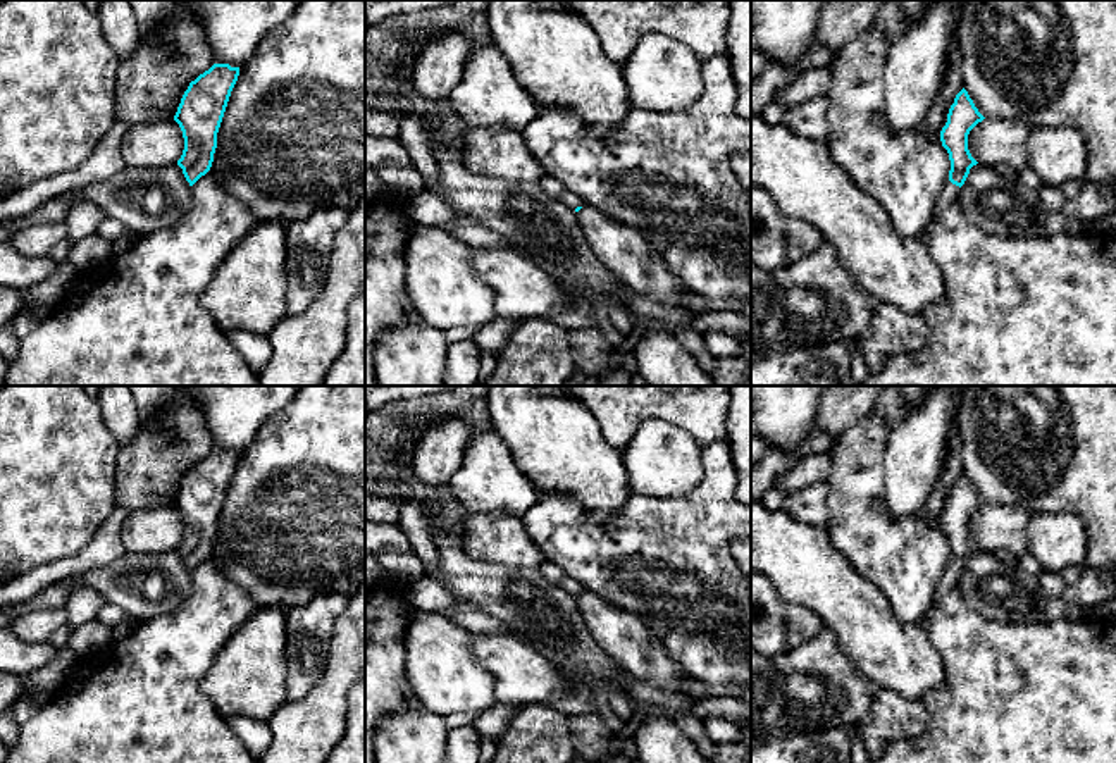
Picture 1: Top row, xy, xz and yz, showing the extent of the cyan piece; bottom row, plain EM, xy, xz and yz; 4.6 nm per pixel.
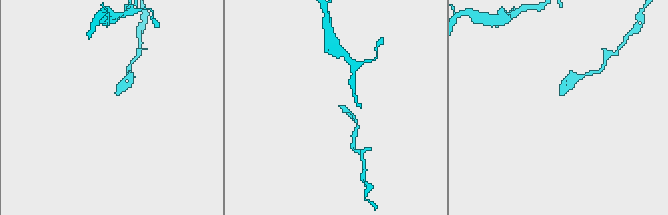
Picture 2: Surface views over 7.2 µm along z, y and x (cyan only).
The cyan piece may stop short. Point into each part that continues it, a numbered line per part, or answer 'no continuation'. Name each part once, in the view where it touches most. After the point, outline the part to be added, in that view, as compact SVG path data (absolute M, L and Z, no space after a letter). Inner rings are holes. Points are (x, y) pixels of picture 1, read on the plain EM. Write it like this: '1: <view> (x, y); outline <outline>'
1: yz (949, 579); outline M949 565L946 567L944 574L942 574L942 579L939 582L939 586L935 587L933 591L933 601L932 601L932 610L935 608L935 605L949 592L952 591L956 586L958 586L958 580L959 580L959 572L952 570ZM930 610L930 611L932 611ZM928 611L928 613L930 613ZM928 613L920 620L920 623L927 623L927 617Z

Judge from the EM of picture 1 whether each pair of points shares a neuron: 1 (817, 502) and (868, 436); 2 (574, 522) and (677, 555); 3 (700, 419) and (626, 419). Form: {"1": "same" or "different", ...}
{"1": "different", "2": "same", "3": "same"}

